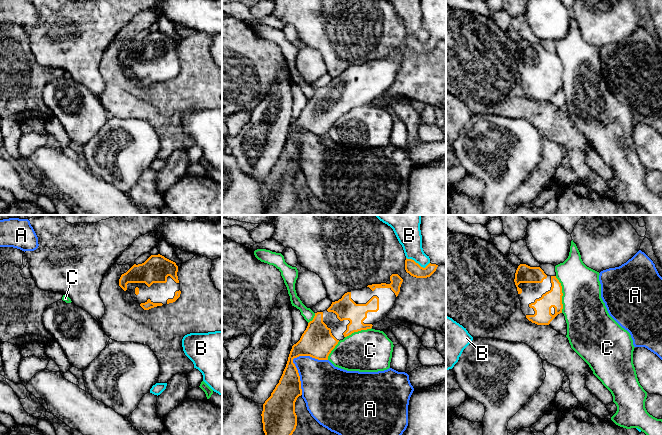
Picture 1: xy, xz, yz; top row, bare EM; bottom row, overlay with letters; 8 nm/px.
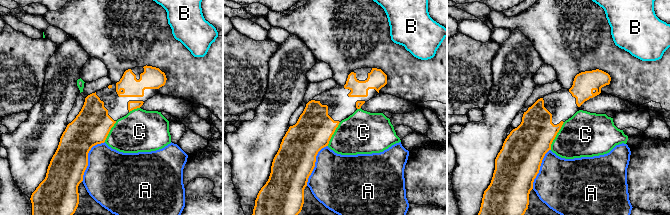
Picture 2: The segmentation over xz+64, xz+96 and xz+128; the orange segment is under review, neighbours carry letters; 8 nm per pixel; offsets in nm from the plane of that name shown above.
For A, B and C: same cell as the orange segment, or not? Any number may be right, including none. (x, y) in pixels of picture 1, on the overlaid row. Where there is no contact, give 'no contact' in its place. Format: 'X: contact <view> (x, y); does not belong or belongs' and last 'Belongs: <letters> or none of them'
A: contact xz (292, 360); does not belong
B: contact xz (417, 263); does not belong
C: contact yz (562, 294); does not belong
Belongs: none of them

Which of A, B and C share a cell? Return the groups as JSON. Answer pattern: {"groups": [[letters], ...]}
{"groups": [["A"], ["B"], ["C"]]}

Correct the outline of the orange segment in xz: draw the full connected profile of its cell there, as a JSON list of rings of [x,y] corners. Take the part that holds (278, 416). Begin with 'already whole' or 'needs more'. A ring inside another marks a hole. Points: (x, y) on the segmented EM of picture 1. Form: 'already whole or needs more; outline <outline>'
needs more; outline [[[392,274],[386,283],[372,284],[345,293],[331,306],[315,313],[300,340],[292,346],[283,374],[263,404],[265,435],[292,435],[297,426],[295,402],[302,395],[301,381],[293,359],[310,356],[328,360],[340,340],[354,332],[371,329],[387,316],[400,292],[403,279]]]

